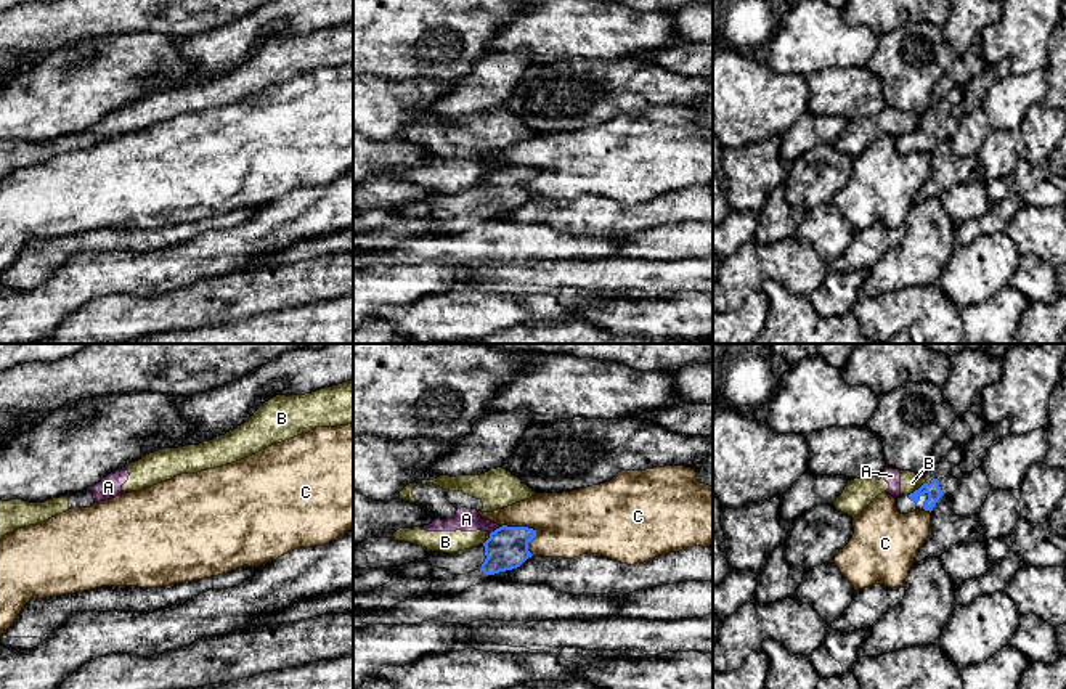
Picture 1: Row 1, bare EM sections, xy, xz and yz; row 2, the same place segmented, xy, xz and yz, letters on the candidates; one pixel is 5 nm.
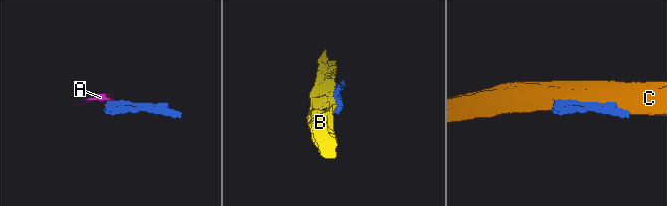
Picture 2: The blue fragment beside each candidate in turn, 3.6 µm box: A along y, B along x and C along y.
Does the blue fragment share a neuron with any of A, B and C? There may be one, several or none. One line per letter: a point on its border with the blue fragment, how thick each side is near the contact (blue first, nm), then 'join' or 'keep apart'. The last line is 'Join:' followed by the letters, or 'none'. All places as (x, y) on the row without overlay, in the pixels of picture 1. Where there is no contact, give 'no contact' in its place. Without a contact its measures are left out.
A: meets blue in xz at (496, 169); 200 nm thick on the blue side, 110 nm on the other; keep apart
B: meets blue in yz at (919, 129); 70 nm thick on the blue side, 100 nm on the other; keep apart
C: meets blue in xz at (530, 169); 200 nm thick on the blue side, 320 nm on the other; keep apart
Join: none

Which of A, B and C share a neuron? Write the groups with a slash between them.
A B / C

